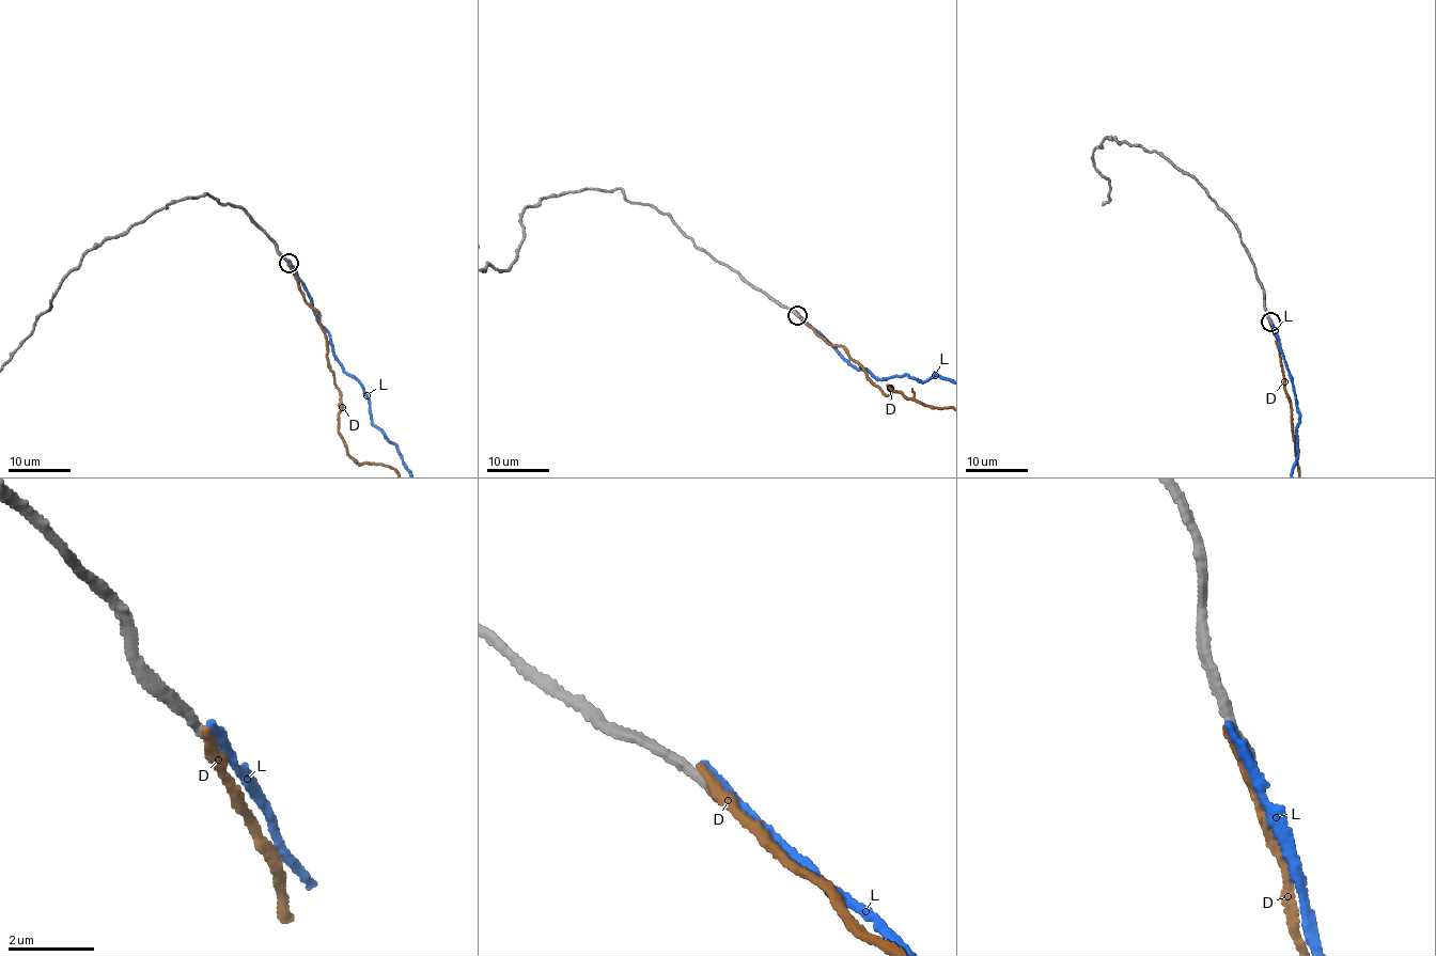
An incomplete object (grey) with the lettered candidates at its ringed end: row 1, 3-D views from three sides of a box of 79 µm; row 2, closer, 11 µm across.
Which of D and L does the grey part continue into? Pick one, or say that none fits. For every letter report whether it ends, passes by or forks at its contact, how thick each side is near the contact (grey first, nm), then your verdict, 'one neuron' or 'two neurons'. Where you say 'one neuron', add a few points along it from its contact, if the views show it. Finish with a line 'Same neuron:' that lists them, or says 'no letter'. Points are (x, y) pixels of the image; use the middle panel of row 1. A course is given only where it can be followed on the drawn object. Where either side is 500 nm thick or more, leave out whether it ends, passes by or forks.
D: it ends there; 240 nm thick on the grey side, 240 nm on the other; two neurons
L: it ends there; 240 nm thick on the grey side, 260 nm on the other; two neurons
Same neuron: no letter

